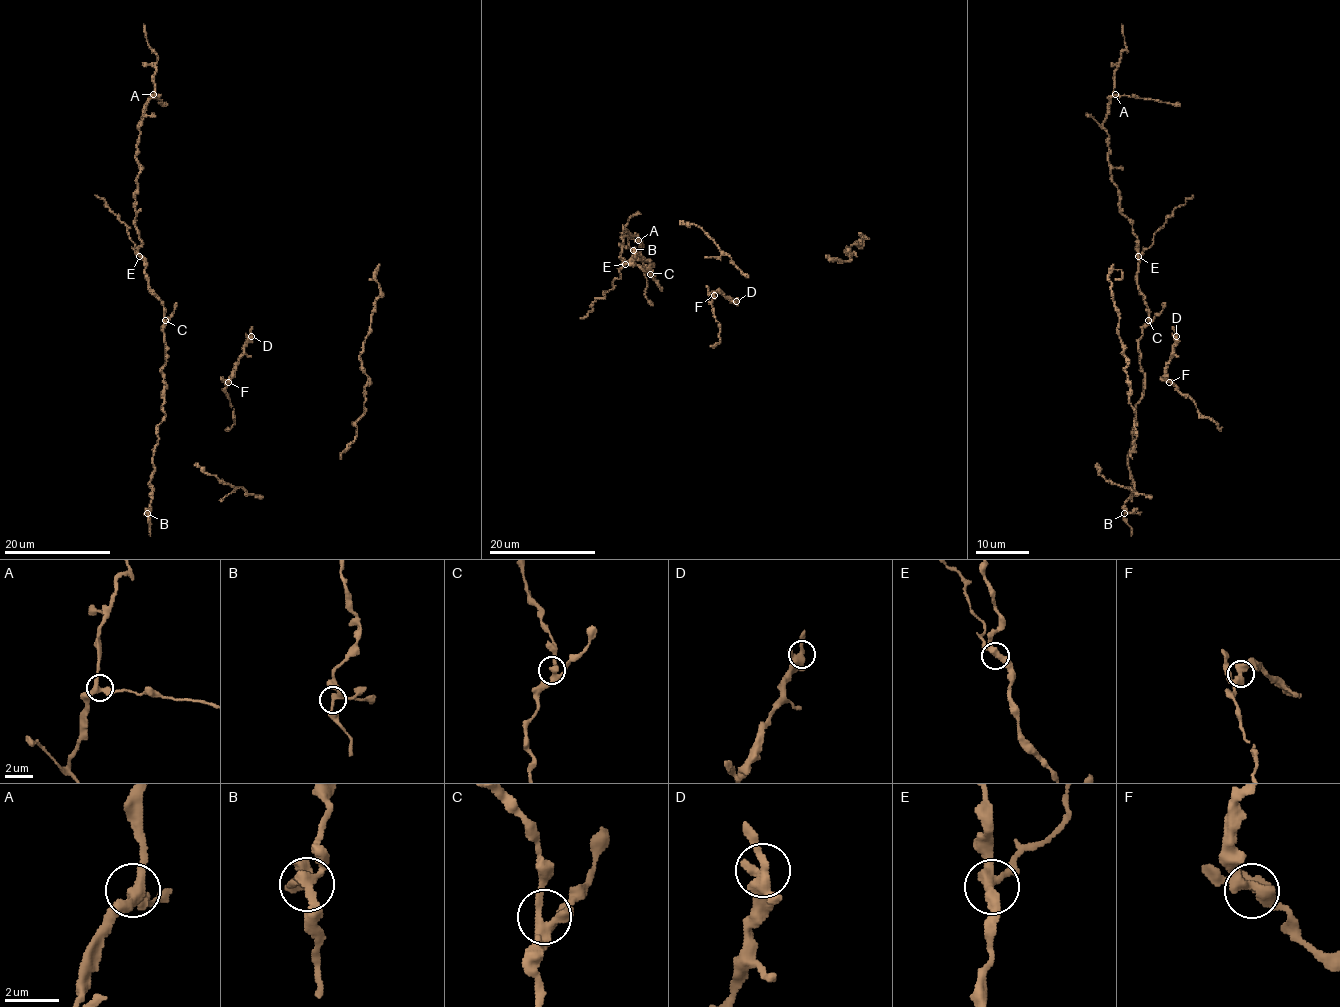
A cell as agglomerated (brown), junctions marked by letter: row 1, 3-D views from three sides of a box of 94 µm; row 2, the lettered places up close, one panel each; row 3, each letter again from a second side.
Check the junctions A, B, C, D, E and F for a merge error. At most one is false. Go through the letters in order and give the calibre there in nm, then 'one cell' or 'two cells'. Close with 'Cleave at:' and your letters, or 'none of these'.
A: calibre 320 nm; one cell
B: calibre 280 nm; one cell
C: calibre 340 nm; one cell
D: calibre 360 nm; one cell
E: calibre 340 nm; two cells
F: calibre 420 nm; one cell
Cleave at: E

